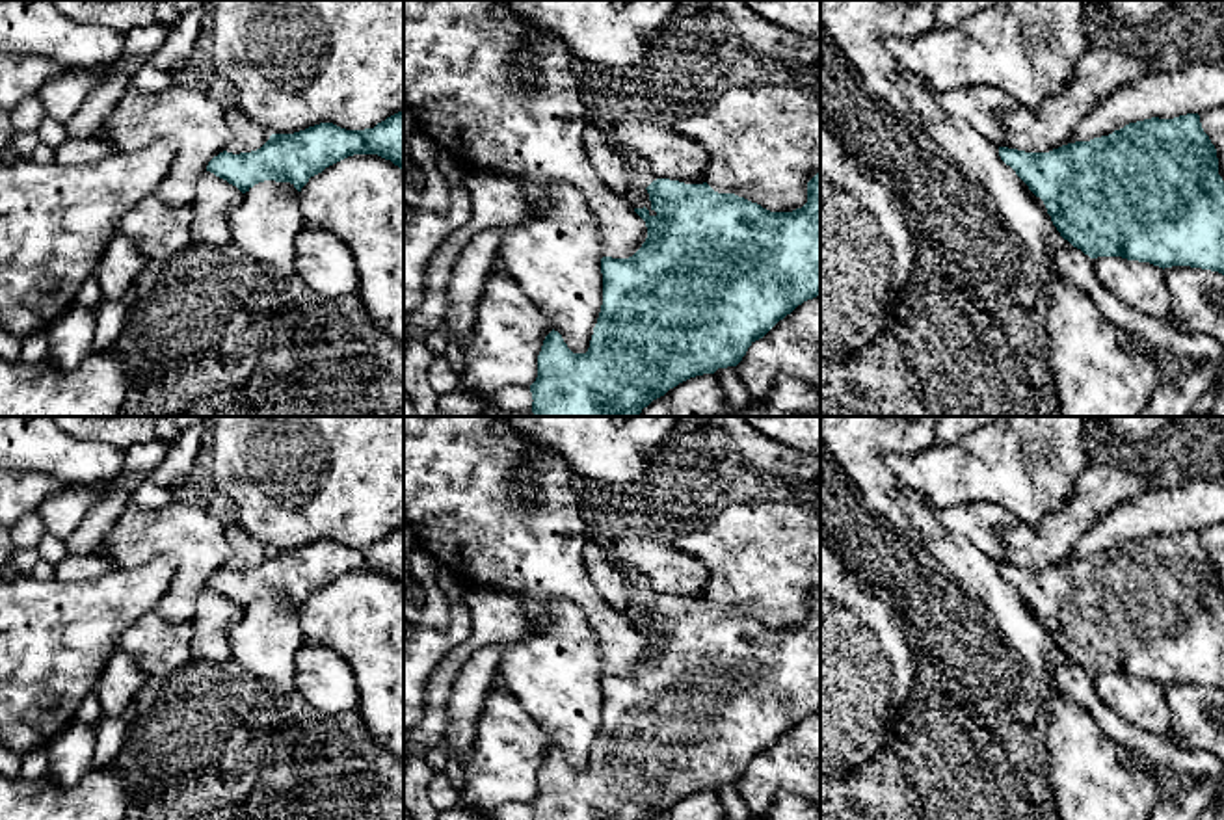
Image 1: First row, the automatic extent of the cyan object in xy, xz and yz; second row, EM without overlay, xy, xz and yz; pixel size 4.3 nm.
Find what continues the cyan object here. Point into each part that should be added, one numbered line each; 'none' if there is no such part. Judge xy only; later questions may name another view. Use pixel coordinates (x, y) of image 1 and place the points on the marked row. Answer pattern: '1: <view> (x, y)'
none

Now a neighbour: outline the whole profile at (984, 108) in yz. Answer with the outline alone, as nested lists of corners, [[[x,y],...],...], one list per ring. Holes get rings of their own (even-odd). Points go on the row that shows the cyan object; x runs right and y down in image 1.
[[[991,86],[958,87],[939,93],[941,108],[965,123],[980,136],[1003,145],[1008,132],[1004,117],[1018,108],[1018,102],[1004,91]]]

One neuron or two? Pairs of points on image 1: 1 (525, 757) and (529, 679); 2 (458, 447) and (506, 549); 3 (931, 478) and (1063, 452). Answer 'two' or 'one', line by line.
1: two
2: one
3: one

